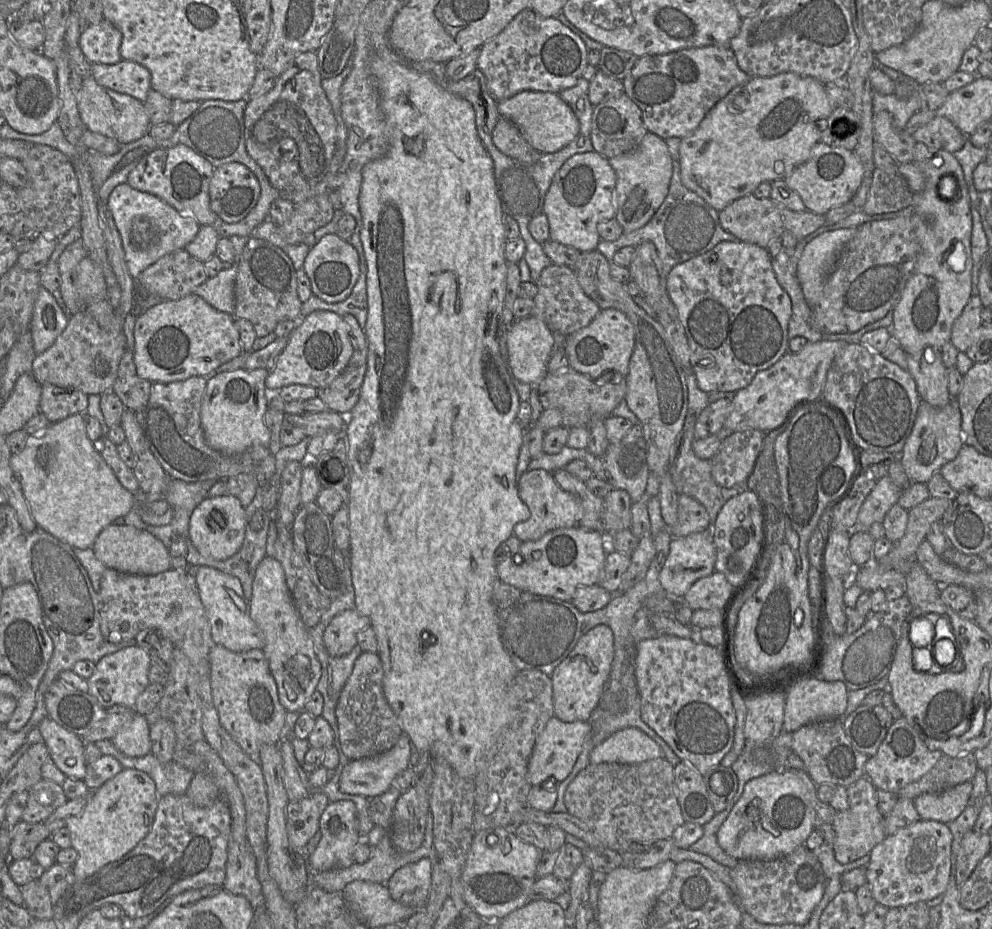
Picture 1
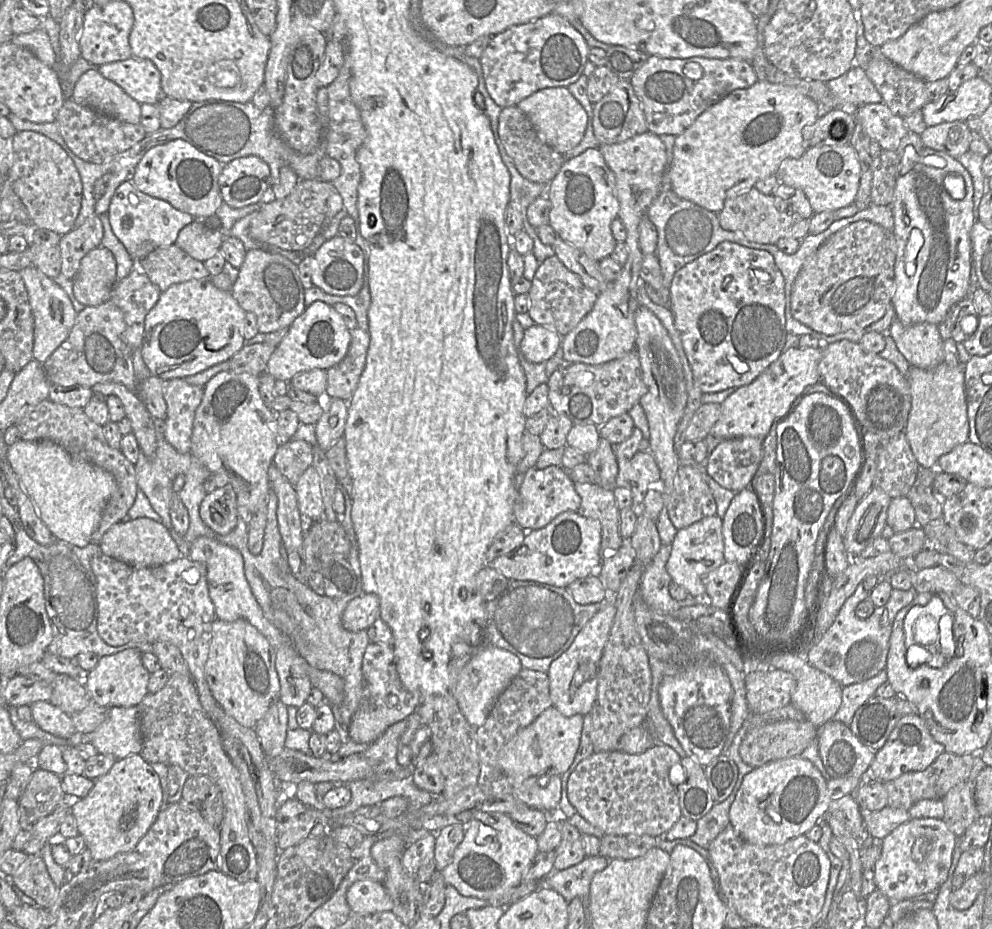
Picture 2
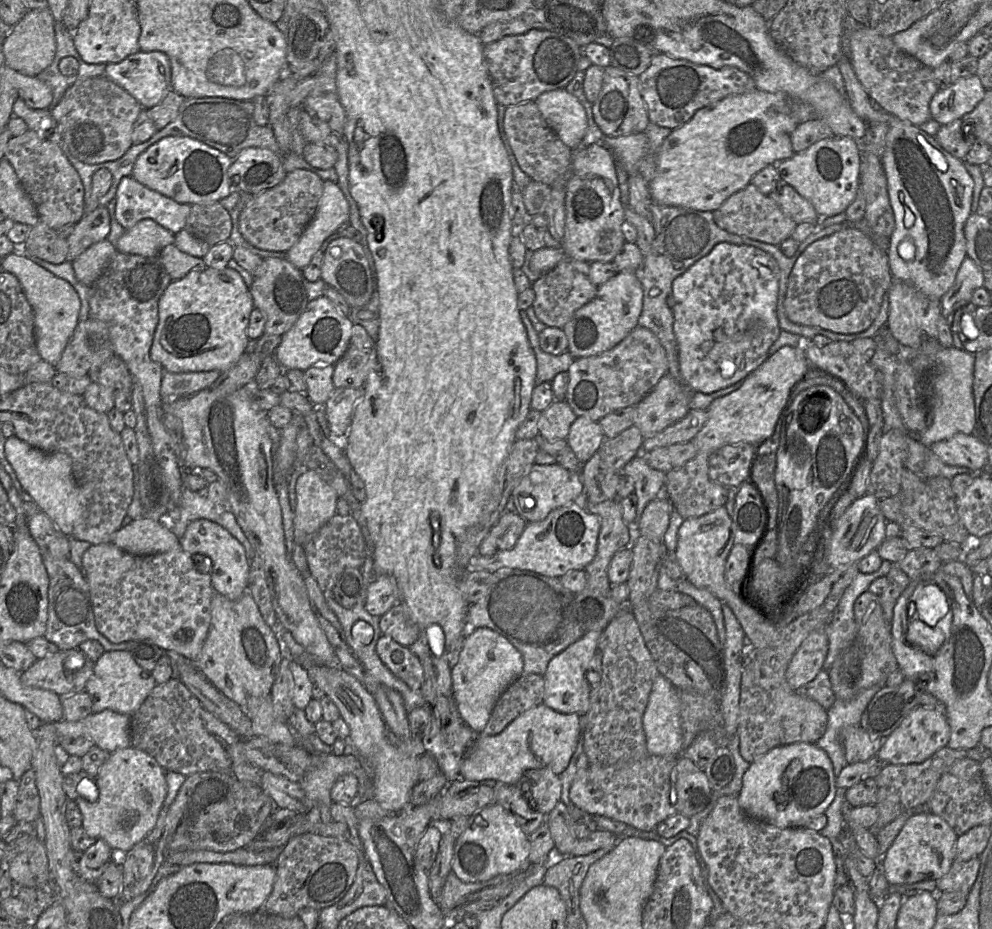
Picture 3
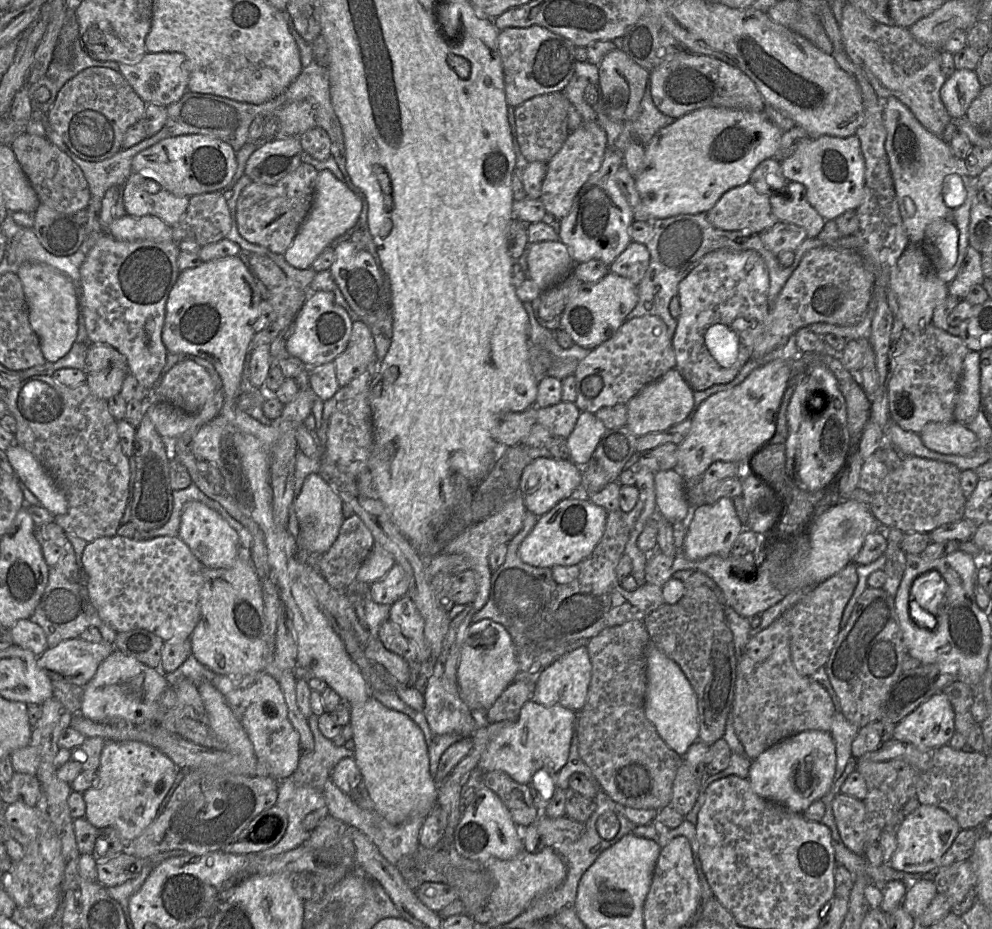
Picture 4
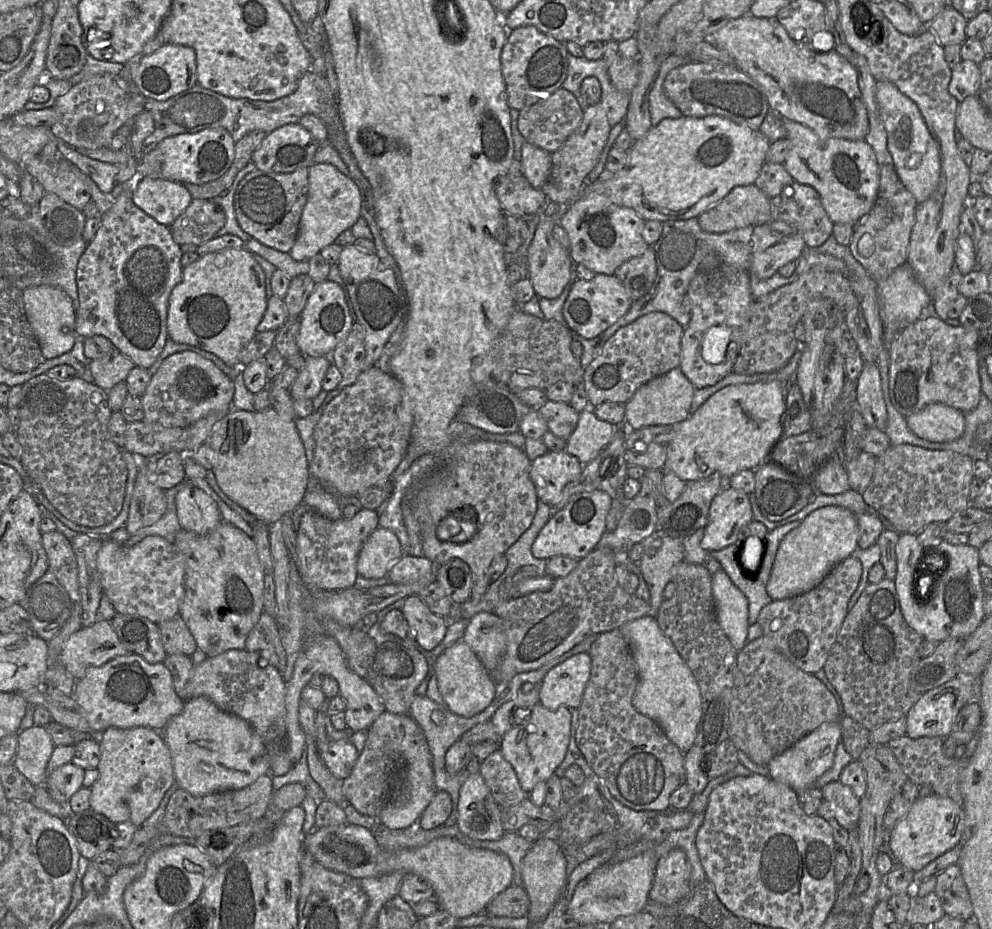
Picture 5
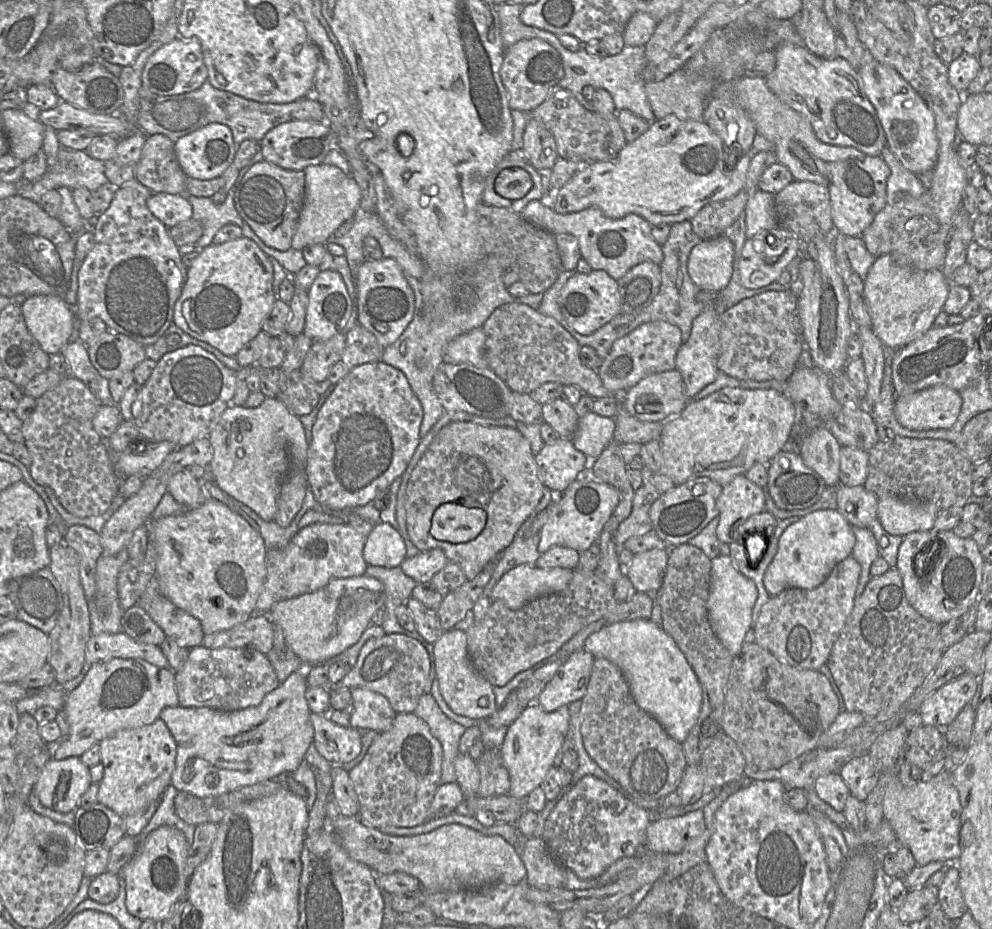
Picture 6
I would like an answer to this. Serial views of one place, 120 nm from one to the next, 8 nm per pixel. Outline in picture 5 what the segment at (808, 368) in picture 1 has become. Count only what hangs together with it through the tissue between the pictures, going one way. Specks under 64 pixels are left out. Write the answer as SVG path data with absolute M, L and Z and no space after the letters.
M772 380L729 385L710 396L694 413L675 426L675 435L667 444L667 459L662 470L673 472L681 480L692 482L719 472L727 480L736 473L764 464L782 438L783 415L786 409L786 382Z

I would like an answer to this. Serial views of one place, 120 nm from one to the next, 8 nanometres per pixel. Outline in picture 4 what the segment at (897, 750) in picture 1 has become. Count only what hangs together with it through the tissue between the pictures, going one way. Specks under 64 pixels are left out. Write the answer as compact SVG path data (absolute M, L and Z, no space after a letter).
M939 692L896 724L892 739L934 749L948 744L955 731L953 707L948 696Z

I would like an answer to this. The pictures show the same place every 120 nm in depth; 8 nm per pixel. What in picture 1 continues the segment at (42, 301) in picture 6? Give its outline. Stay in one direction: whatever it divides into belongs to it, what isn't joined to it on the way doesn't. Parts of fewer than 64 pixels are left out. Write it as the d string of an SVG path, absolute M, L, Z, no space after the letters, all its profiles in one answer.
M44 287L39 288L30 322L33 348L37 355L53 345L65 330L69 316L60 308L51 292Z

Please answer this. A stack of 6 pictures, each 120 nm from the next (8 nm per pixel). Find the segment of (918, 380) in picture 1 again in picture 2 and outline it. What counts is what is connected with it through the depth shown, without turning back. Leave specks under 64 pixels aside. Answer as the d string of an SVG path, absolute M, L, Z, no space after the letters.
M895 318L888 335L893 338L910 366L934 369L944 362L943 340L936 324L903 325Z

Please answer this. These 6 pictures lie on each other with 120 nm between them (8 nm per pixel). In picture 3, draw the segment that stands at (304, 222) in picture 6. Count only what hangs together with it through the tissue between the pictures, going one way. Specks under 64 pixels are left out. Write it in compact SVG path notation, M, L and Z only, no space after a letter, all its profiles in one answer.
M323 182L322 196L313 219L299 240L286 252L286 260L300 270L310 263L324 240L349 220L349 203L337 183Z

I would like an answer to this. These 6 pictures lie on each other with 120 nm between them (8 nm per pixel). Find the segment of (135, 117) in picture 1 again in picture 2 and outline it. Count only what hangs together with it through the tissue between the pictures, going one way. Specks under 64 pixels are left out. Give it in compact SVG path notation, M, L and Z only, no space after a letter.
M96 70L81 75L71 93L71 99L122 122L139 124L141 120L141 104Z

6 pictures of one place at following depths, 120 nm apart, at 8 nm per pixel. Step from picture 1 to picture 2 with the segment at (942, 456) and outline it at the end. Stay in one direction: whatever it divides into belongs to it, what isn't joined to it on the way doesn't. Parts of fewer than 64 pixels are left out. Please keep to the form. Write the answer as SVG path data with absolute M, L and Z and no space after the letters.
M942 362L934 369L910 366L907 379L911 391L911 410L905 429L906 438L919 466L937 467L938 459L942 455L968 441L969 421L965 392L965 367L962 364L952 367L946 362Z

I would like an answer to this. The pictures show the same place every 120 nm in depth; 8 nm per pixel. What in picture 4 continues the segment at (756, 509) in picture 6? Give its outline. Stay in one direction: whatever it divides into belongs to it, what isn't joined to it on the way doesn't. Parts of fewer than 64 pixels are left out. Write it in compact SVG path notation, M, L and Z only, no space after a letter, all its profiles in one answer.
M723 497L713 504L692 508L689 527L683 547L679 552L682 552L685 558L691 561L701 560L710 555L727 557L743 529L743 524L736 512L732 498Z

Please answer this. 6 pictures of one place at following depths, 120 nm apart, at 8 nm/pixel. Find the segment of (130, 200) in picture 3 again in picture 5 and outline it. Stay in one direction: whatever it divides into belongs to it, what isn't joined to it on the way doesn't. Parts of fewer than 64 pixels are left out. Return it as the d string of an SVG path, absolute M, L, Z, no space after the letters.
M148 176L134 181L132 199L147 215L168 227L192 201L184 184Z

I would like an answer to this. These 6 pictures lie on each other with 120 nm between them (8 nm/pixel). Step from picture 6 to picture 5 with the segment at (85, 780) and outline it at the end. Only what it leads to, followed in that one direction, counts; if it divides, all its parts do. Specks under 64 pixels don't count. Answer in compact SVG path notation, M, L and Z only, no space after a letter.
M69 762L51 772L44 786L53 800L67 804L70 797L82 787L84 773L85 770Z

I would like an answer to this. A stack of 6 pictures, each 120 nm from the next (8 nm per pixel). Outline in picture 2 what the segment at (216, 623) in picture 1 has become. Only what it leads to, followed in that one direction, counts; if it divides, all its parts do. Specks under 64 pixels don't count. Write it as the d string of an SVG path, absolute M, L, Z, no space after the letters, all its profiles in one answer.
M201 536L189 545L188 558L205 567L209 597L214 606L216 619L226 622L237 619L248 621L267 639L274 650L288 641L288 637L264 617L245 578L243 558L238 550L216 539Z

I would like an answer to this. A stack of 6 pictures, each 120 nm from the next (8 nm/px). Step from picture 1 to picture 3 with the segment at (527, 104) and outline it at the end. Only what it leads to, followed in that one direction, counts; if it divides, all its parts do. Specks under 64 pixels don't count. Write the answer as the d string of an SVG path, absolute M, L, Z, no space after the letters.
M562 88L544 92L534 102L549 127L568 148L572 151L584 148L581 143L587 131L587 115L575 96Z

